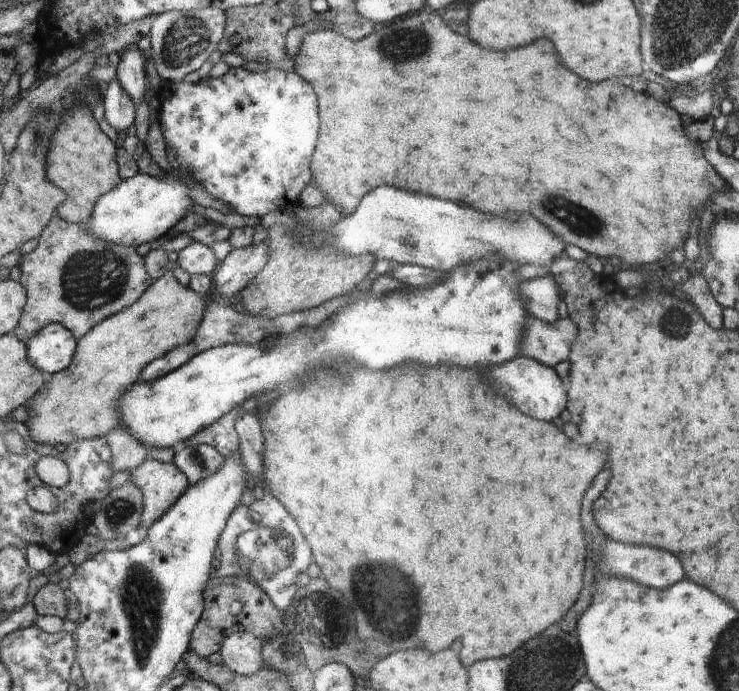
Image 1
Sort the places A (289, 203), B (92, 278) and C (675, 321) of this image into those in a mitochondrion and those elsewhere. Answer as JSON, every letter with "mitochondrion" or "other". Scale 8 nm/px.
{"A":"other","B":"mitochondrion","C":"mitochondrion"}

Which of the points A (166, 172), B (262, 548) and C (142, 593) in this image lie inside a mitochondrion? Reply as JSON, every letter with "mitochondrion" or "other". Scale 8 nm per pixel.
{"A":"other","B":"mitochondrion","C":"mitochondrion"}

